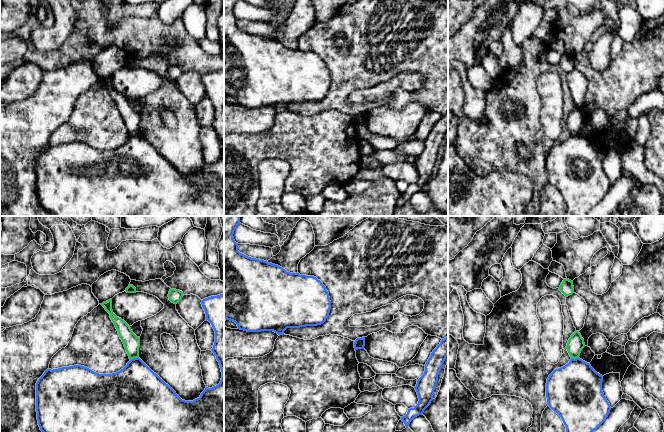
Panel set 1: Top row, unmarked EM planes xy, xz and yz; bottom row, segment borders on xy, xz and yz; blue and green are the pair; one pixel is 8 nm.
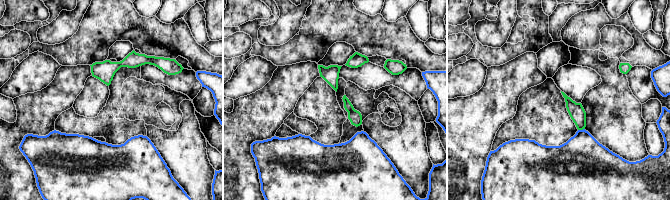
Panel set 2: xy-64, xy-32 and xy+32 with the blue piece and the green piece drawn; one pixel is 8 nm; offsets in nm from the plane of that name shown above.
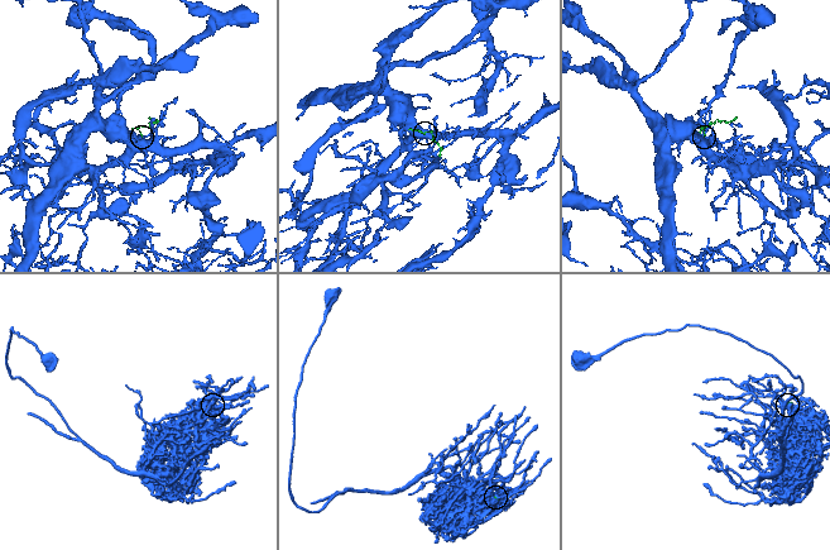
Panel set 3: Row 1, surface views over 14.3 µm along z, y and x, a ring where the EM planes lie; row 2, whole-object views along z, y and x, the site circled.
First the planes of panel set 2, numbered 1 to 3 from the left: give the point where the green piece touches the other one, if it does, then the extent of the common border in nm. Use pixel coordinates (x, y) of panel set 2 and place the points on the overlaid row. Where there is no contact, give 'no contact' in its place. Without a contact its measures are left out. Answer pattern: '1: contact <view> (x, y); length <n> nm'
1: no contact
2: no contact
3: contact xy+32 (581, 130); length 60 nm

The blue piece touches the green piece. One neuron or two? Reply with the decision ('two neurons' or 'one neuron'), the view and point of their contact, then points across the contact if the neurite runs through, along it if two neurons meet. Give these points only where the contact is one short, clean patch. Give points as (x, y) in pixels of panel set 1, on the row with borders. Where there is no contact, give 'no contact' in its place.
two neurons | xy (134, 358)

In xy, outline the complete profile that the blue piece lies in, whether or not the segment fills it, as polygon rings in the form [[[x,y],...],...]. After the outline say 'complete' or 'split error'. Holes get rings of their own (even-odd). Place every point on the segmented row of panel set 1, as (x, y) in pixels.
[[[224,293],[205,298],[201,302],[208,320],[215,331],[215,342],[212,352],[219,362],[222,378],[218,385],[208,388],[201,393],[200,397],[193,401],[182,400],[179,395],[154,373],[139,357],[131,359],[120,371],[112,374],[99,374],[91,369],[74,365],[58,369],[47,369],[36,383],[36,412],[40,430],[42,432],[224,432]]]; complete

